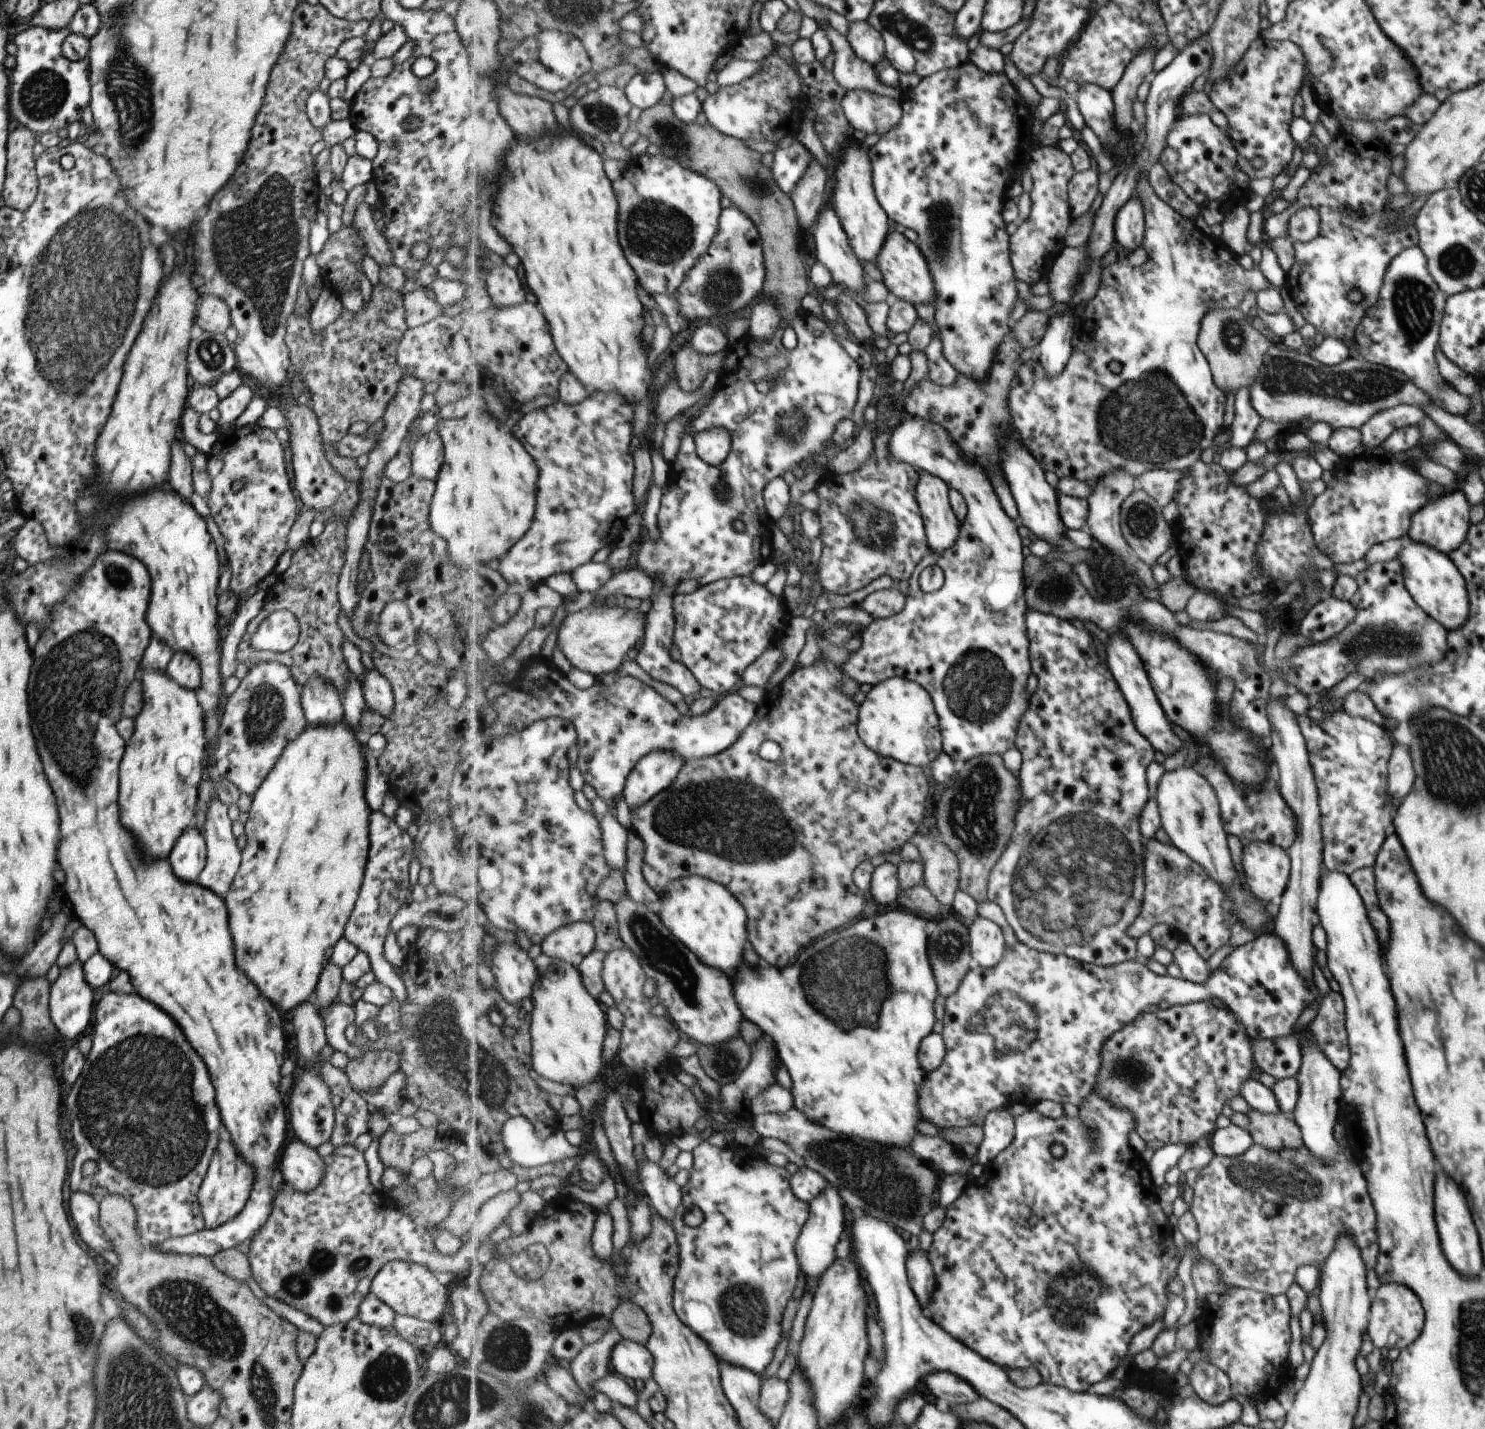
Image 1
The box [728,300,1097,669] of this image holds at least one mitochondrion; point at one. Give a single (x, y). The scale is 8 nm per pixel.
(871, 523)

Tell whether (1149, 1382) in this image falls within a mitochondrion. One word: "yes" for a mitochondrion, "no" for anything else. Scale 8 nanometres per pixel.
no

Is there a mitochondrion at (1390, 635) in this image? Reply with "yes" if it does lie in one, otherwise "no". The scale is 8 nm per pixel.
yes

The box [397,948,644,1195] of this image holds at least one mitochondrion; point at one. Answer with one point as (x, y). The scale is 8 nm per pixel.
(444, 1048)

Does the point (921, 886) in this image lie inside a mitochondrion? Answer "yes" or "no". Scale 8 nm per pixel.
no

